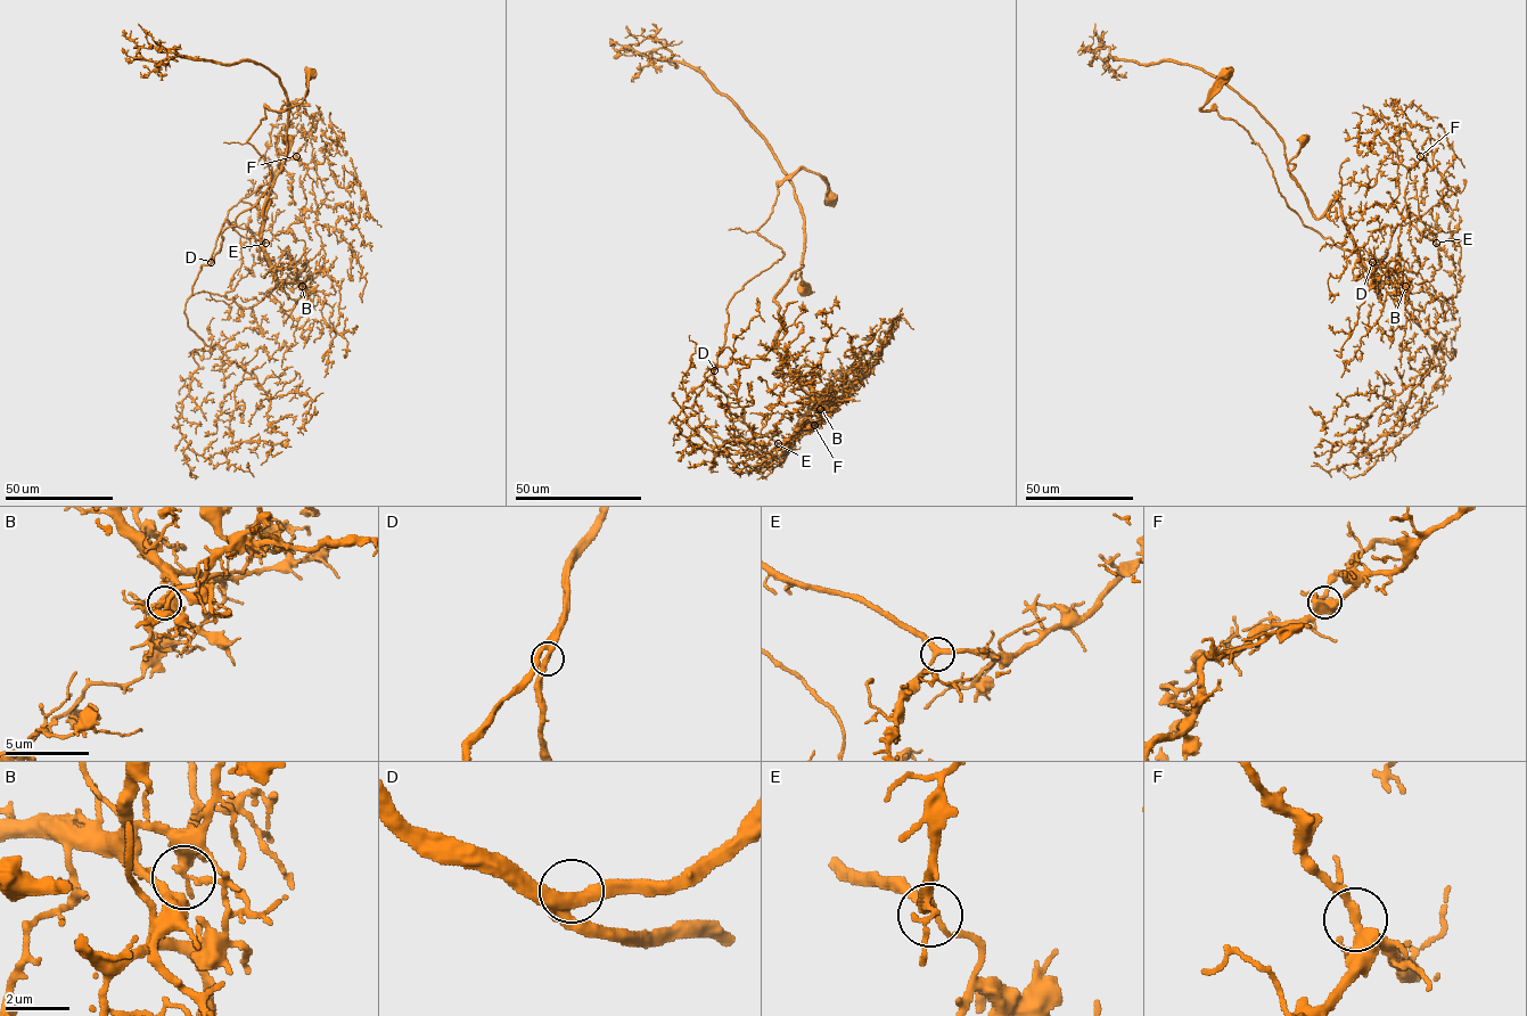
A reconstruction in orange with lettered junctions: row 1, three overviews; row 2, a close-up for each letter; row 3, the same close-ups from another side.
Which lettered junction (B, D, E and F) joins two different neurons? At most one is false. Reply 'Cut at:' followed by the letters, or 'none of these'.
Cut at: B

